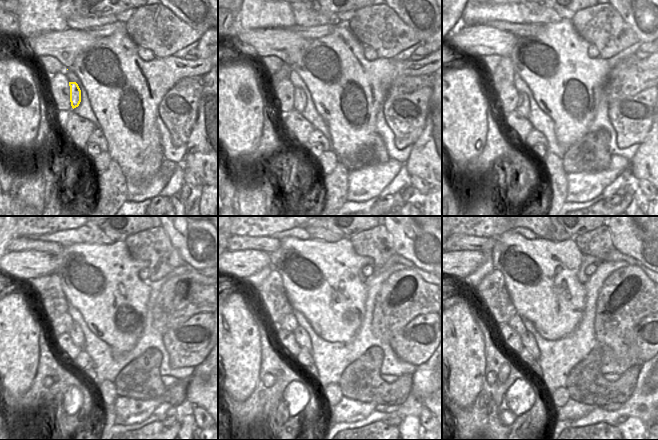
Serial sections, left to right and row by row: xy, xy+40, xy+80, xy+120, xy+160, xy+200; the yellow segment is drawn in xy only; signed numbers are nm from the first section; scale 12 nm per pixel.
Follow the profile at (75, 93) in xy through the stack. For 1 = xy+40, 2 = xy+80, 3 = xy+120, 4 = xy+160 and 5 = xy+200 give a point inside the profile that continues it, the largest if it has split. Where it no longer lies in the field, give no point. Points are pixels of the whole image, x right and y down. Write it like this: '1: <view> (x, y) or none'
1: xy+40 (299, 95)
2: xy+80 (523, 106)
3: xy+120 (76, 333)
4: xy+160 (301, 335)
5: xy+200 (528, 340)

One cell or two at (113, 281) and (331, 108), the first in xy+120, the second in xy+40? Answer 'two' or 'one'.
one

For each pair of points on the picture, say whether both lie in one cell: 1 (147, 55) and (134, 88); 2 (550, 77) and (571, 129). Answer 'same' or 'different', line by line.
1: different
2: same

